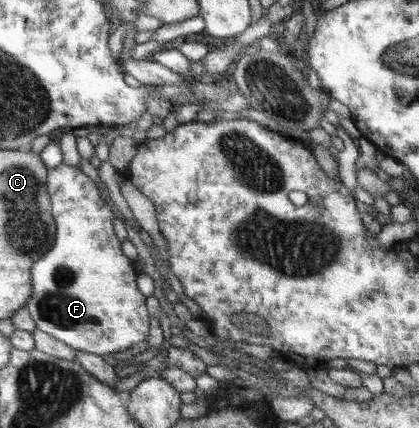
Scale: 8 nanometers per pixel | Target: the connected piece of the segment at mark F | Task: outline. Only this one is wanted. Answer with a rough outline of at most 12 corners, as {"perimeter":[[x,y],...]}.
{"perimeter":[[48,170],[55,241],[30,271],[36,327],[105,358],[150,329],[92,178]]}

